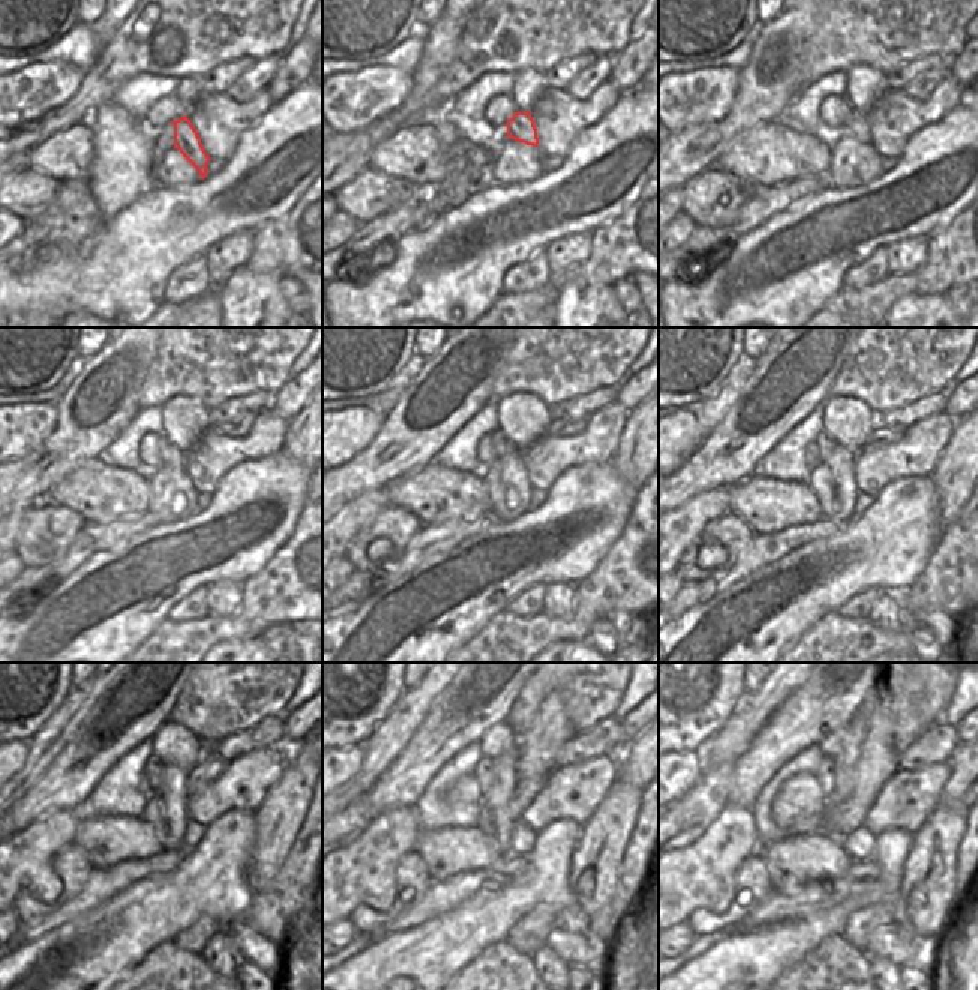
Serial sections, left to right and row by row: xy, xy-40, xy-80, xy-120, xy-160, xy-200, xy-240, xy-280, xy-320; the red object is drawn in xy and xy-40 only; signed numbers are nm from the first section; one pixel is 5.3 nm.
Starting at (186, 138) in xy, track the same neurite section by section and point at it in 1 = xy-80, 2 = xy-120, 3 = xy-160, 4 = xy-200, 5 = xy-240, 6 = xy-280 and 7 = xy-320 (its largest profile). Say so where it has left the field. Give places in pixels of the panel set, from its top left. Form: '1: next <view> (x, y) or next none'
1: next xy-80 (855, 125)
2: next xy-120 (171, 456)
3: next xy-160 (501, 447)
4: next xy-200 (825, 443)
5: next xy-240 (152, 774)
6: next xy-280 (485, 771)
7: next xy-320 (825, 773)

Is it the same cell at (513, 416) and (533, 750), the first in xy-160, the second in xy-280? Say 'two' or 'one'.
two

